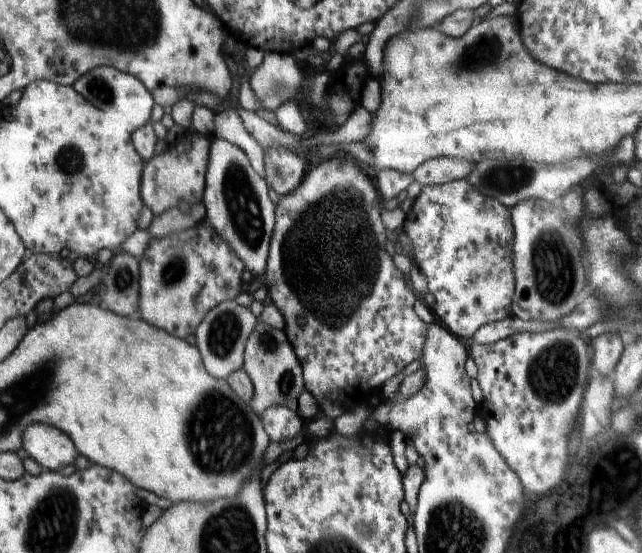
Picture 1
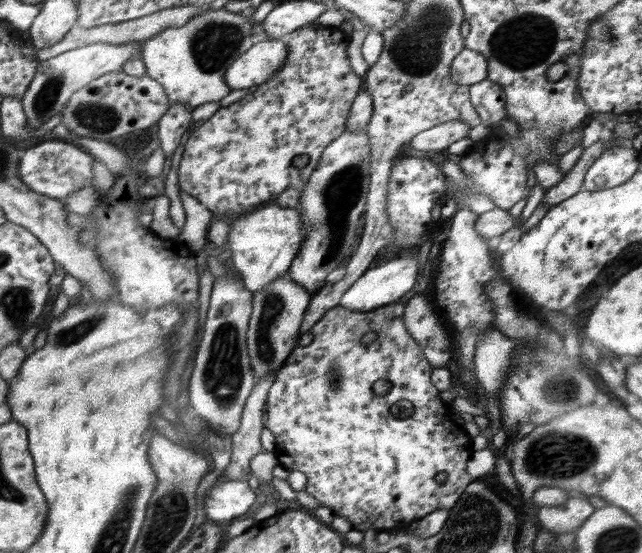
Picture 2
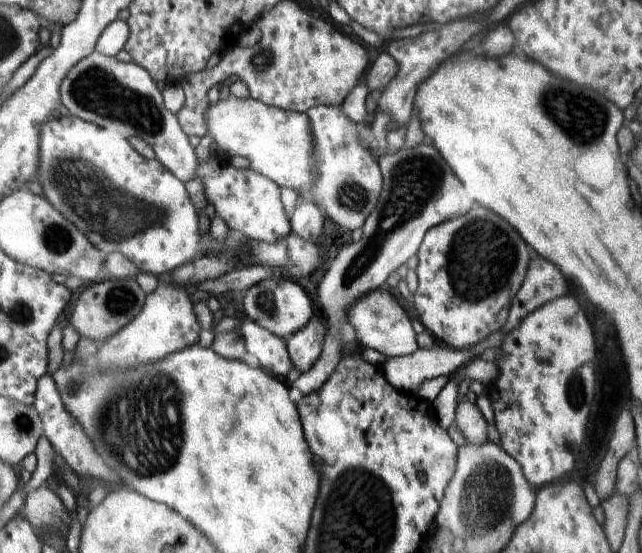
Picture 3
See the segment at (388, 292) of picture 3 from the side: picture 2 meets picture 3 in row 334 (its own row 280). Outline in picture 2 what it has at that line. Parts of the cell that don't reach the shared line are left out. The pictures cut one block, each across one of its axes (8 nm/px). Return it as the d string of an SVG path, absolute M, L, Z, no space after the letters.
M418 255L394 257L386 264L368 269L357 278L341 296L339 305L354 311L369 312L381 306L396 303L417 282Z

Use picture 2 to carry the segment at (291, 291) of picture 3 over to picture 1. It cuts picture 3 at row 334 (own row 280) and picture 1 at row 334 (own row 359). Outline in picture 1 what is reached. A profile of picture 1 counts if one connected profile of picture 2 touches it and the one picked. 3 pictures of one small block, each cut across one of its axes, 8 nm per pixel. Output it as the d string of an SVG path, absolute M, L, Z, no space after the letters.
M259 320L247 338L242 369L246 370L246 374L252 379L254 398L251 405L258 418L272 406L286 406L299 413L298 396L305 391L302 366L284 330L276 330Z

